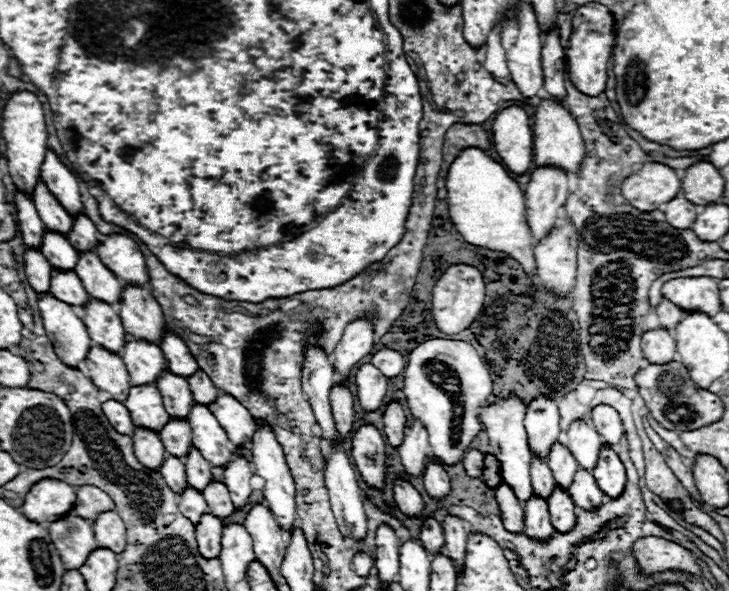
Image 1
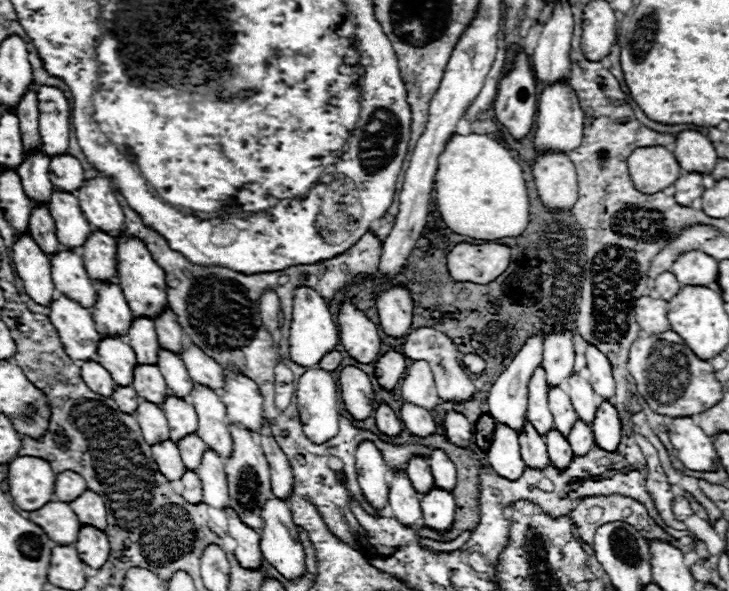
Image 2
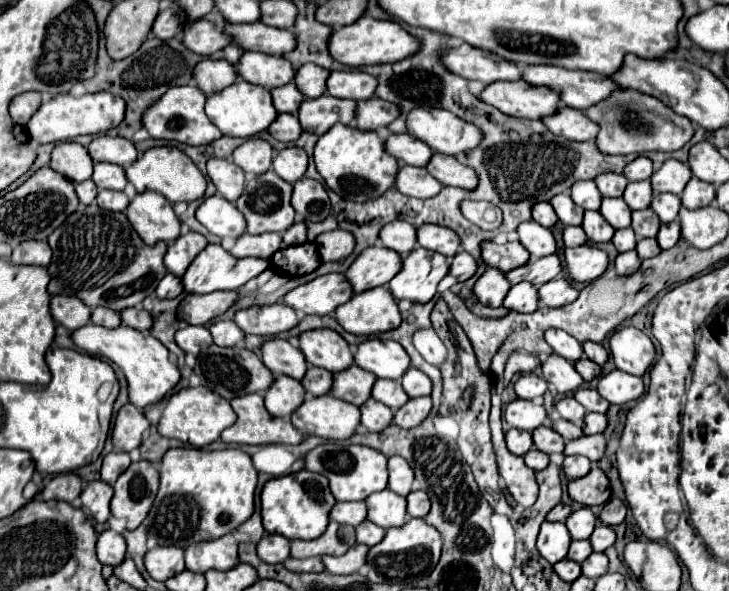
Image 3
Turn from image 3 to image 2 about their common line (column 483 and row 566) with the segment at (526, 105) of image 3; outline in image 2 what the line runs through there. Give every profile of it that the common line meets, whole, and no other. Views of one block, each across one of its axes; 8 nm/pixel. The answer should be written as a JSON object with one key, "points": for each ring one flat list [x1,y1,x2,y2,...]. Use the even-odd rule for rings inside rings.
{"points":[[80,524,76,550,84,564,88,564,92,568,100,568,110,554,110,544,108,544,108,538,104,532,100,532,98,528,92,528,88,524]]}

